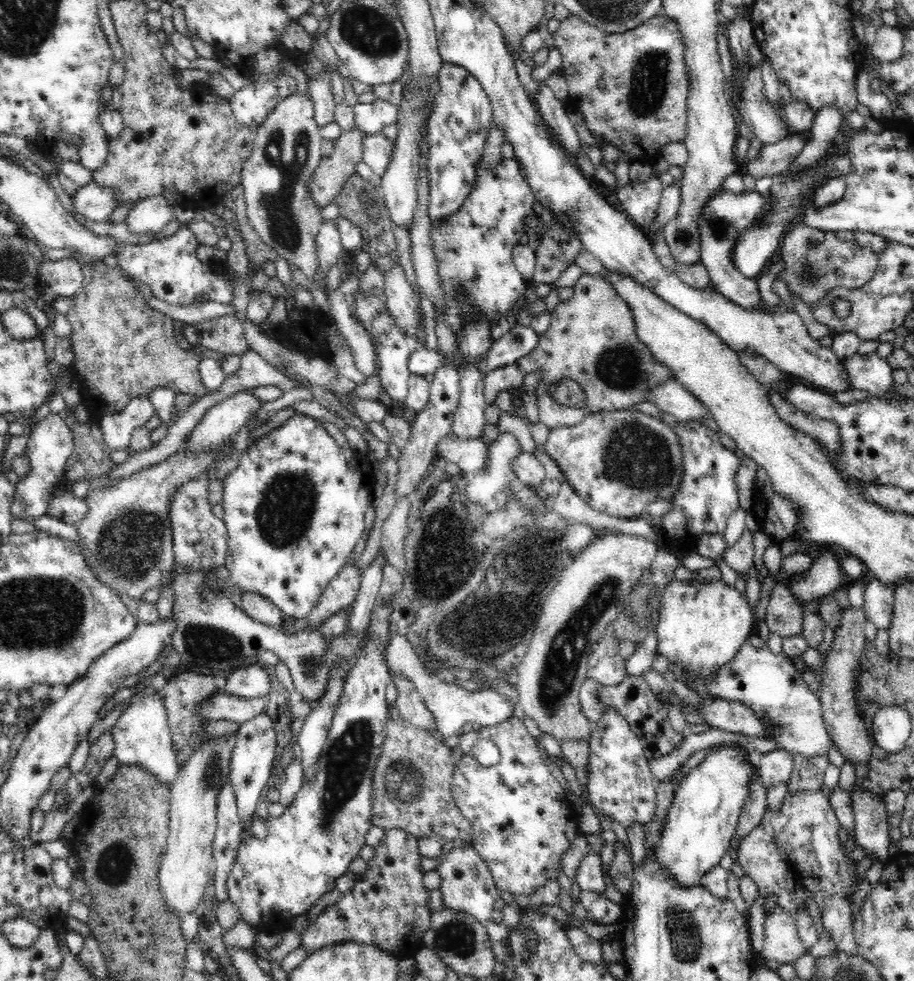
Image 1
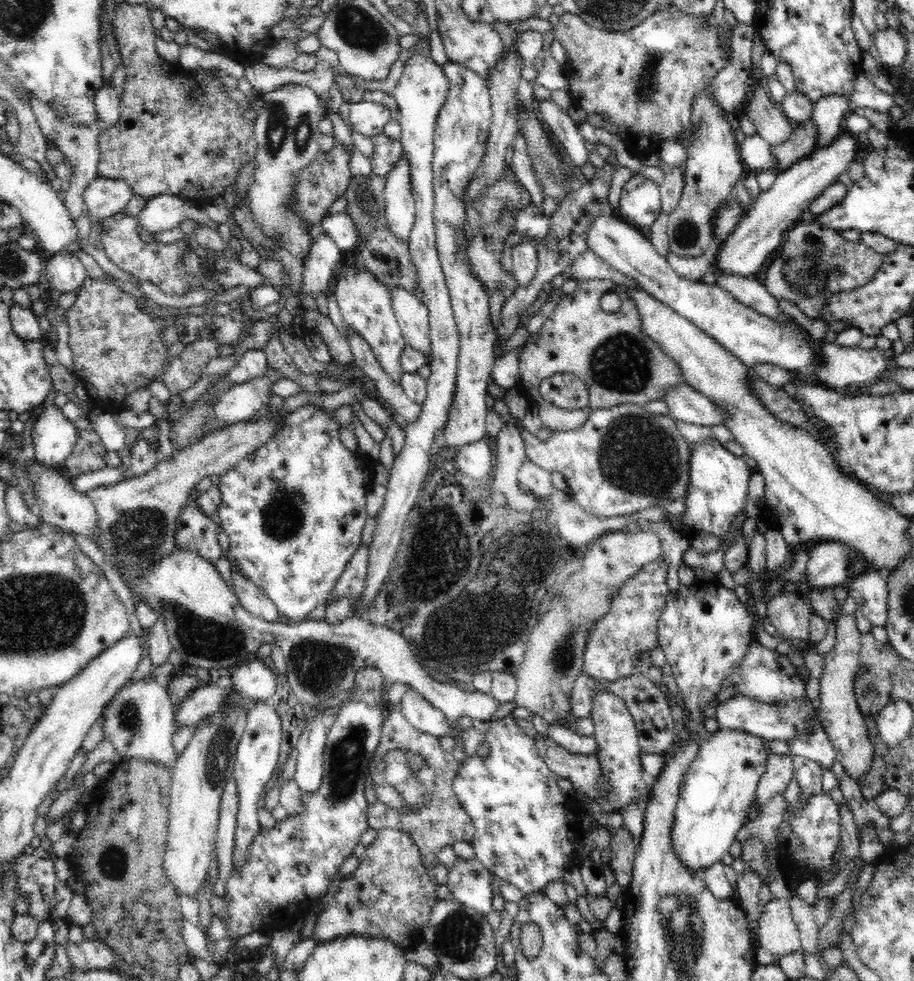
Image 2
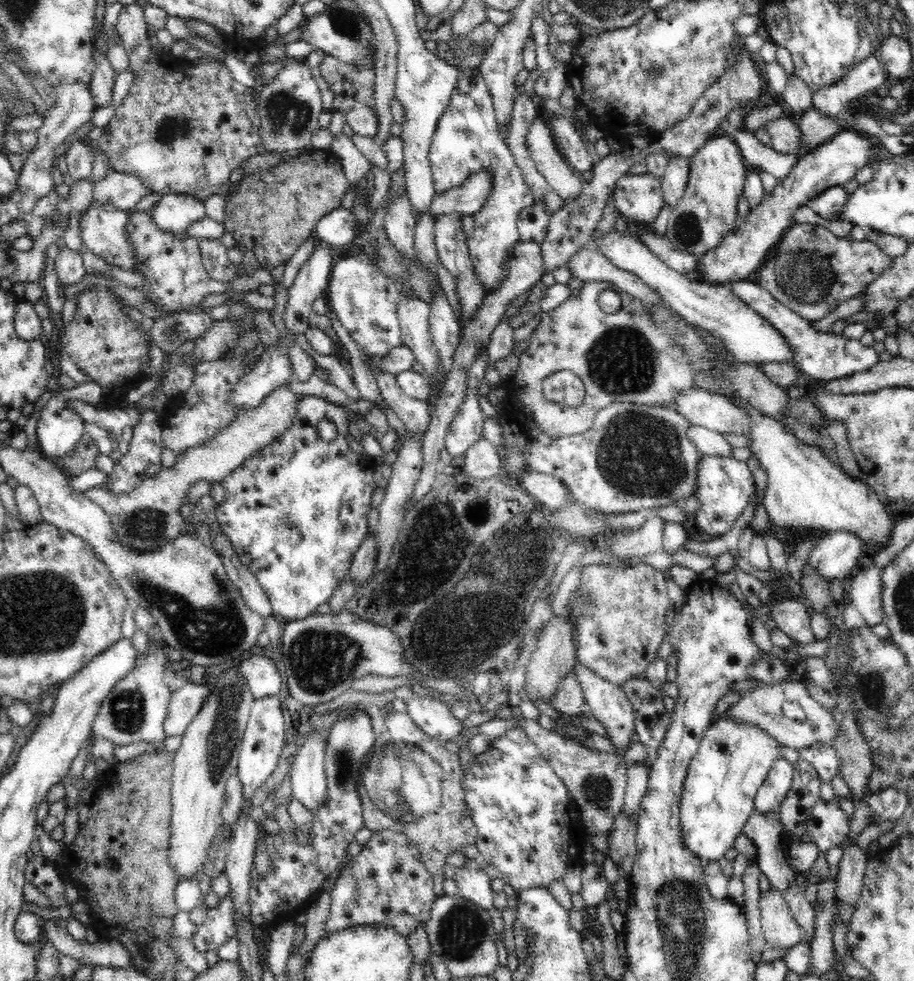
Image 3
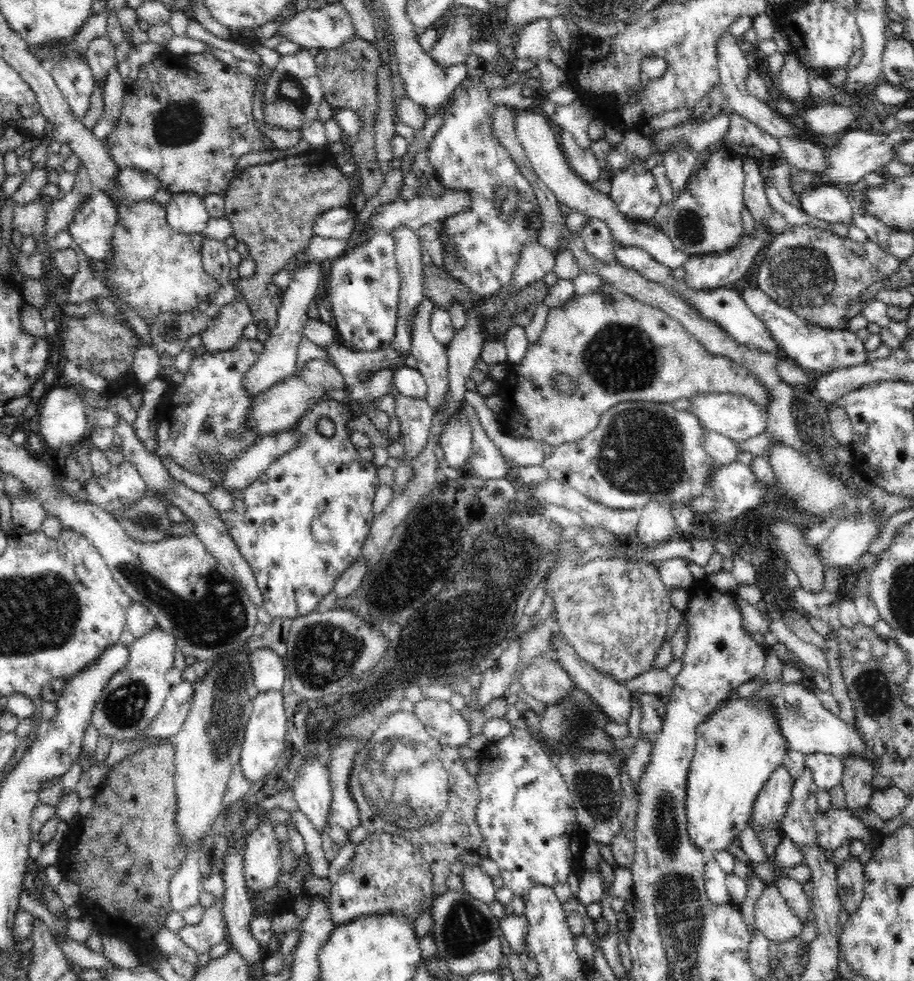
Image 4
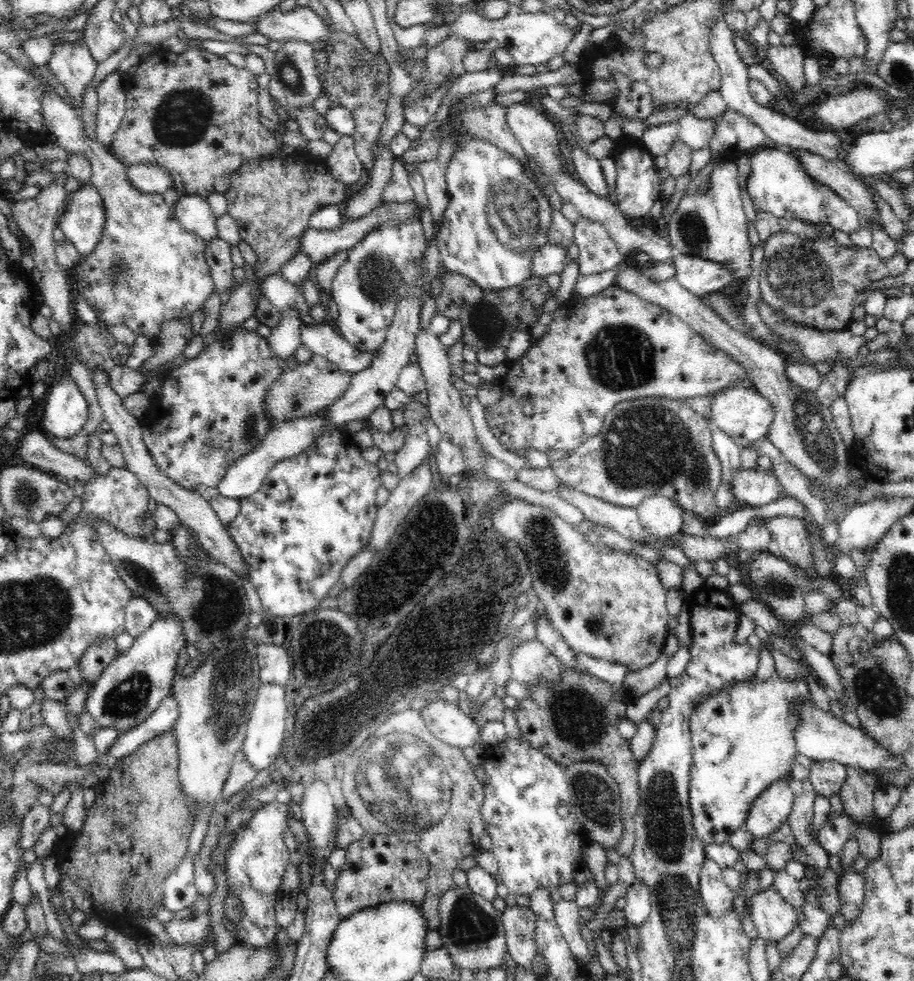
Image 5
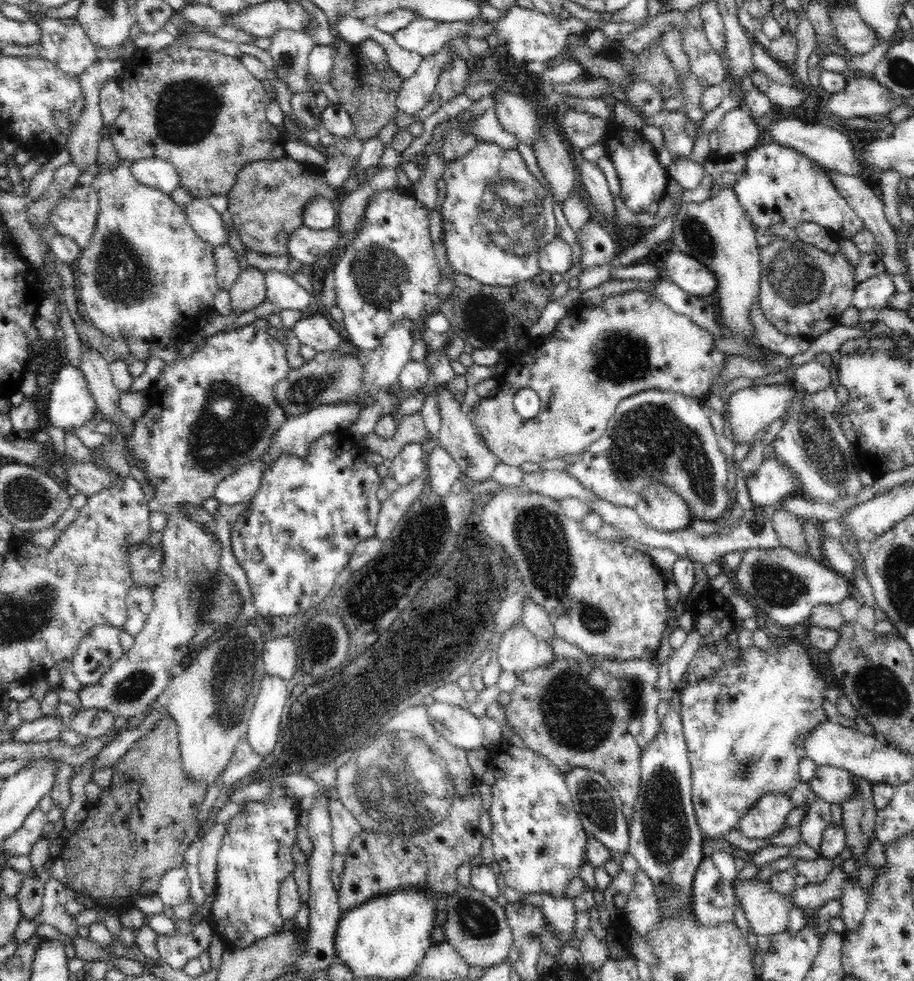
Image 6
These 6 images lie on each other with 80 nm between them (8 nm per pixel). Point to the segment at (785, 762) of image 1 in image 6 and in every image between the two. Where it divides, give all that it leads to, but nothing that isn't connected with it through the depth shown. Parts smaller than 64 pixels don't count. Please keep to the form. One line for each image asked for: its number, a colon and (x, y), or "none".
2: (779, 769)
3: (773, 792)
4: (770, 807)
5: (772, 808)
6: (767, 817)

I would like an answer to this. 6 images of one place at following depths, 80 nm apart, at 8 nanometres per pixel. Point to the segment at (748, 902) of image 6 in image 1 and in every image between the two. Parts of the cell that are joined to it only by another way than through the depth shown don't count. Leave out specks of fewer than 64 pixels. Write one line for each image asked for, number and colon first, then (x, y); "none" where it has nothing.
1: (781, 942)
2: (778, 933)
3: (780, 929)
4: (775, 919)
5: (774, 918)

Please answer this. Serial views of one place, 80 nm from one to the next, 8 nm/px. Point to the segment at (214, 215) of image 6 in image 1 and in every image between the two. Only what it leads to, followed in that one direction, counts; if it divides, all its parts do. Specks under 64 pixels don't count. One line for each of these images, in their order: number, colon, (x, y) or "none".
1: (149, 215)
2: (161, 213)
3: (173, 213)
4: (186, 212)
5: (194, 213)

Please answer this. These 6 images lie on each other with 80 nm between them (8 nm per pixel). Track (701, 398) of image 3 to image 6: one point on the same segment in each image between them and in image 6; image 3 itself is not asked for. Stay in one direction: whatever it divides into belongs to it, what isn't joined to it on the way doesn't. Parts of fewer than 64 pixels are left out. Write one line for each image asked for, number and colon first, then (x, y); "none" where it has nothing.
4: (737, 417)
5: (745, 415)
6: (749, 410)

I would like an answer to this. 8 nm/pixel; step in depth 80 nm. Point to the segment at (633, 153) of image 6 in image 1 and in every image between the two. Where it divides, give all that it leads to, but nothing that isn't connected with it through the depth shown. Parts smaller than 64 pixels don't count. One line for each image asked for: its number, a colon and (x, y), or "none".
1: (640, 200)
2: (640, 201)
3: (639, 198)
4: (634, 190)
5: (637, 184)

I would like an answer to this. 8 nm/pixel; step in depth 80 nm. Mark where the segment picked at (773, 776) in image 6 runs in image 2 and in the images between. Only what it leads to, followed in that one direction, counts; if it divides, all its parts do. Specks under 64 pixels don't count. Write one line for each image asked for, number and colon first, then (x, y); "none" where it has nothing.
2: (719, 788)
3: (718, 797)
4: (738, 746)
5: (742, 736)

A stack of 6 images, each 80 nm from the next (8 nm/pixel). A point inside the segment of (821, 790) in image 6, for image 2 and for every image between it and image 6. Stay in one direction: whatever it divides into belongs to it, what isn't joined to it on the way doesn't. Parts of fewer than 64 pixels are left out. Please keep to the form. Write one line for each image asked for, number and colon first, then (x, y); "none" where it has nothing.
2: (816, 746)
3: (824, 759)
4: (827, 770)
5: (827, 778)

